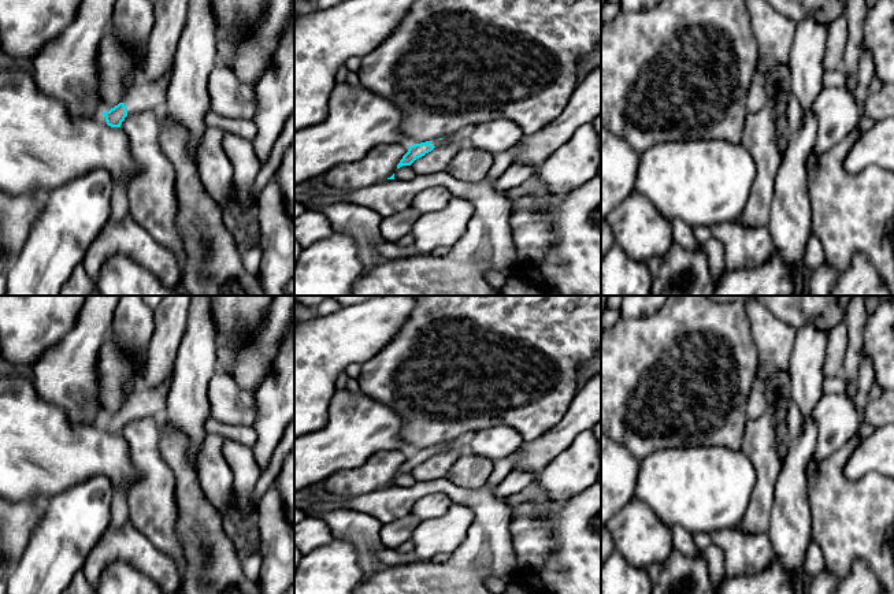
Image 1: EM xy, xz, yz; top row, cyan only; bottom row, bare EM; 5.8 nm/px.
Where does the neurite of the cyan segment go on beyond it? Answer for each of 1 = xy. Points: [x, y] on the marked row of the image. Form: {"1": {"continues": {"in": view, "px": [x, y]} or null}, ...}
{"1": {"continues": {"in": "xy", "px": [144, 95]}}}

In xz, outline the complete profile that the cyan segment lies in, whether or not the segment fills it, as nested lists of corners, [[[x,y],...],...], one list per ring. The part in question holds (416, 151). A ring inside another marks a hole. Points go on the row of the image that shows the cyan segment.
[[[444,137],[442,140],[426,141],[415,145],[409,145],[408,152],[403,156],[397,168],[403,166],[411,166],[416,159],[424,156],[426,153],[431,152],[434,148],[448,145],[450,142],[450,137]]]

